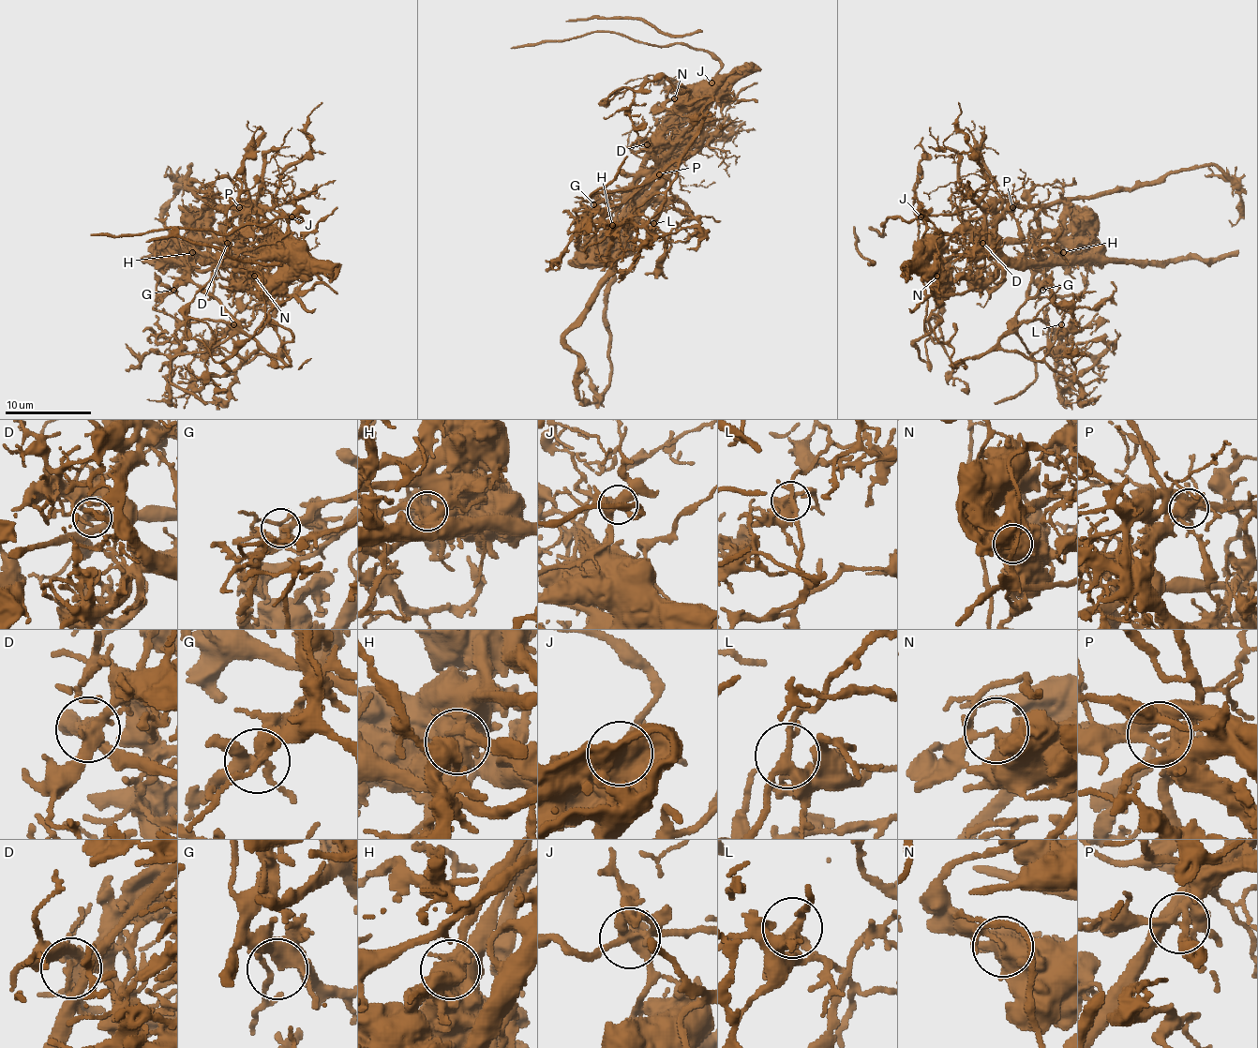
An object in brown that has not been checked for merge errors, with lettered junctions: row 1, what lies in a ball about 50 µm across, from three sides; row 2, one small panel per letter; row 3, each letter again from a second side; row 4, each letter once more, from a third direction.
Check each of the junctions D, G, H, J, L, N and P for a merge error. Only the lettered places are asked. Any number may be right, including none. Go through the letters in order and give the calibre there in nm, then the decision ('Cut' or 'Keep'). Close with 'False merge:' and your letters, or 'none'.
D: Thickness 260 nm. Cut
G: Thickness 340 nm. Keep
H: Thickness 500 nm. Cut
J: Thickness 380 nm. Cut
L: Thickness 260 nm. Keep
N: Thickness 320 nm. Cut
P: Thickness 360 nm. Cut
False merge: D, H, J, N, P

